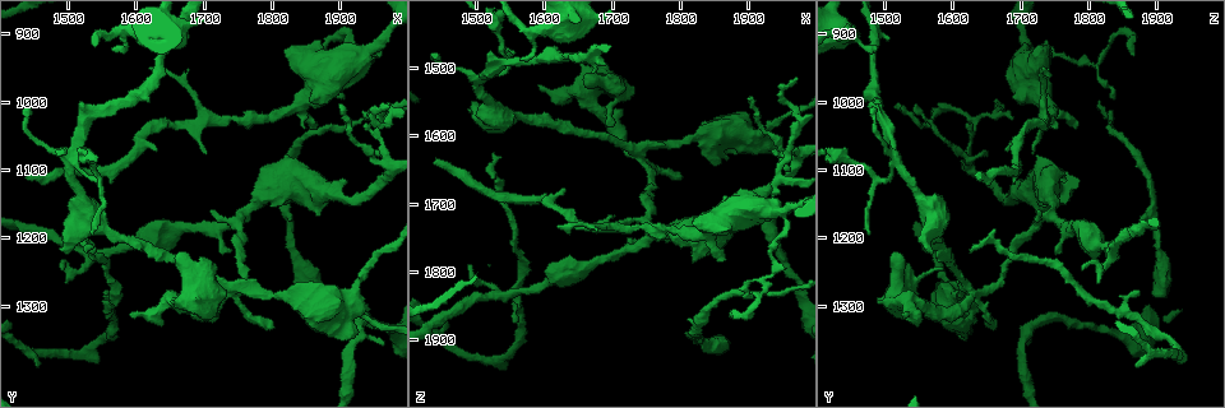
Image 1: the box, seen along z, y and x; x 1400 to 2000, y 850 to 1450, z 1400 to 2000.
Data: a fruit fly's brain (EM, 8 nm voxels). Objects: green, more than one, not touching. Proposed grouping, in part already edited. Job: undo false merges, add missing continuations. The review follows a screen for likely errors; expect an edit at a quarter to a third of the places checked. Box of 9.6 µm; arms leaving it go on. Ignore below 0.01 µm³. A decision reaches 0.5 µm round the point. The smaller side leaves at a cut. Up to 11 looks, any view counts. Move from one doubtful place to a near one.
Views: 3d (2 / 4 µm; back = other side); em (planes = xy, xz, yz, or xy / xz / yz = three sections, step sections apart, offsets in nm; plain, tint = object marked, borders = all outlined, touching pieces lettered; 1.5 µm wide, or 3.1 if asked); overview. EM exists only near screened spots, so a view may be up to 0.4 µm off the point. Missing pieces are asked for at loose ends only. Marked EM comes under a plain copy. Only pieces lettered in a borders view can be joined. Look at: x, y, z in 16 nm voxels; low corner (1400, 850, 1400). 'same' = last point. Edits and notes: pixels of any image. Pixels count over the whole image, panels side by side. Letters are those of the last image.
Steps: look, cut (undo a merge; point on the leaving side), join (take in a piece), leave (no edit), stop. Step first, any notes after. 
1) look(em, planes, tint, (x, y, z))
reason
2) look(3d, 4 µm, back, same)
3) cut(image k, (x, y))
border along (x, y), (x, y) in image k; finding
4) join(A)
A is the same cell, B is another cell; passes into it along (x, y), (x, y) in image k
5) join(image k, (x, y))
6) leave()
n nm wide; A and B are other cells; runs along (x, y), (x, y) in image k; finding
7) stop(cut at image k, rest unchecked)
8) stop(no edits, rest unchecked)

look(3d, 2 µm, back, (1440, 1105, 1635))
an open end

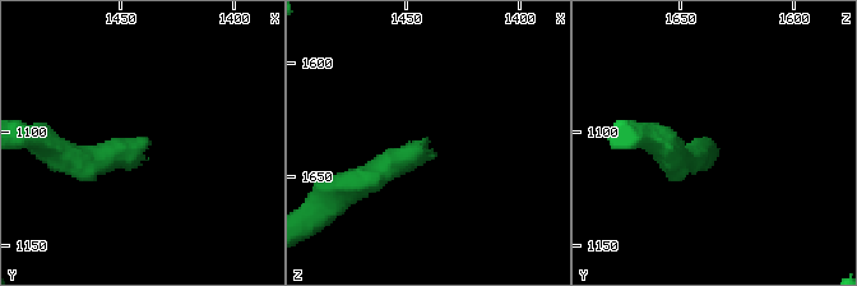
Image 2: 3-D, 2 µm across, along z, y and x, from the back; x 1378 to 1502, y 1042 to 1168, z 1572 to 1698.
look(em, yz, step 4, borders, (1437, 1103, 1639))
now the EM

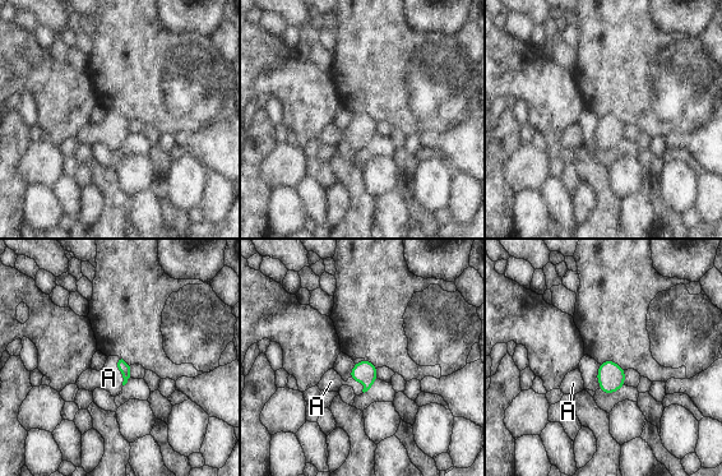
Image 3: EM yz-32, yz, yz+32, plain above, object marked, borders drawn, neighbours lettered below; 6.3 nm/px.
join(A)
A touches over 180 nm; A is the same cell; it goes on there

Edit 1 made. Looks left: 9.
look(3d, 4 µm, (1500, 1220, 1570))
an open end

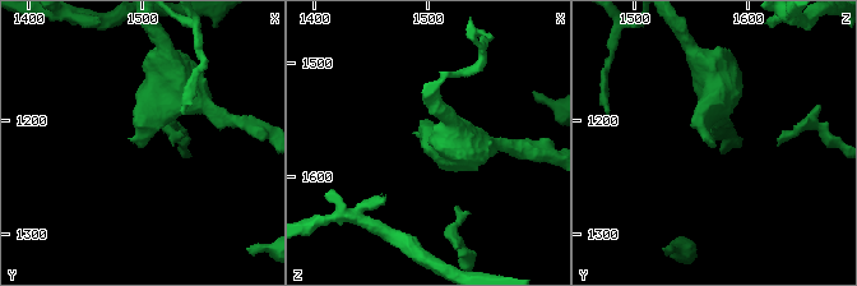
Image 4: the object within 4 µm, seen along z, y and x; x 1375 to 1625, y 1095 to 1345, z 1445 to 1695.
look(em, yz, step 8, borders, (1498, 1222, 1568))
need the tissue

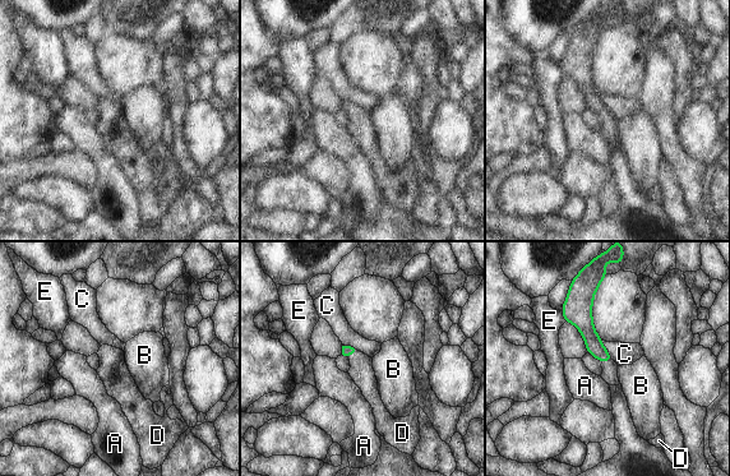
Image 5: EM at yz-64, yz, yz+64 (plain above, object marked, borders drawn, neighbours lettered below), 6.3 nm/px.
join(D)
C touches over 160 nm; D is the same cell, A, B, C and E are other cells; passes into it along (594, 343), (606, 361), (609, 374) in image 5; it goes on there

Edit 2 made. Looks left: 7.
look(overview)

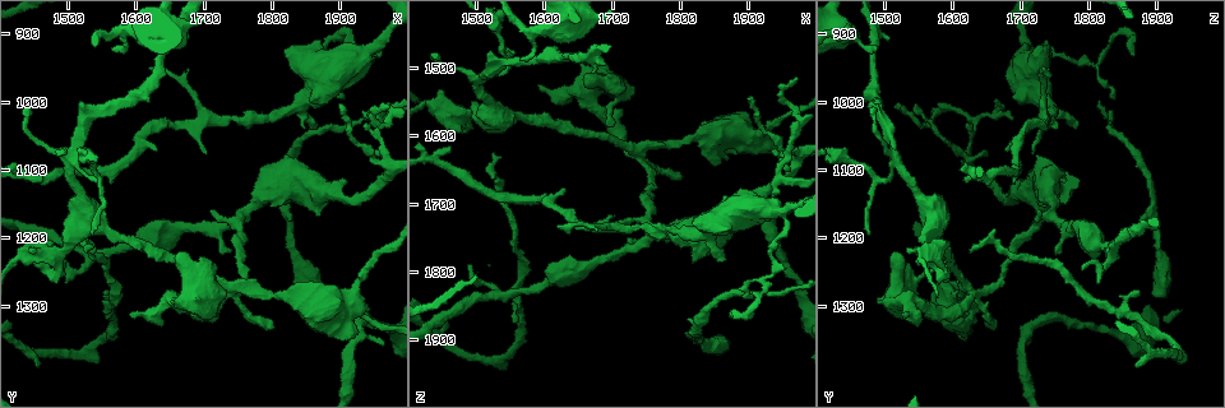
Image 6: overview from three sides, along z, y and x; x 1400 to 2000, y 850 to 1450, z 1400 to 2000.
look(em, xy, step 4, tint, (1650, 1185, 1790))
sudden change in width

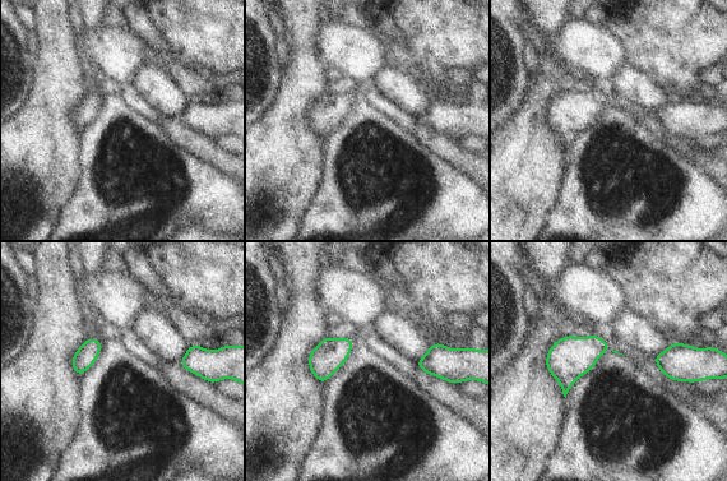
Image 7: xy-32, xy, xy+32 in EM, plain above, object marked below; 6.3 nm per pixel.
look(em, xy, step 4, borders, same)
what lies round it

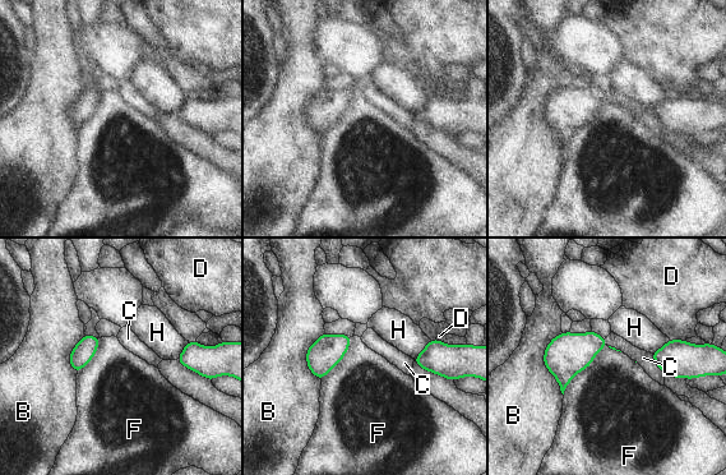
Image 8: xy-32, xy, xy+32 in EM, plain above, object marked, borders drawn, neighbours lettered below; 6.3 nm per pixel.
leave()
B, C, D, F and H are other cells; border along (620, 351), (605, 346), (563, 393) in image 8; all the same neuron

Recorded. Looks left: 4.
look(3d, 2 µm, (1740, 1280, 1625))

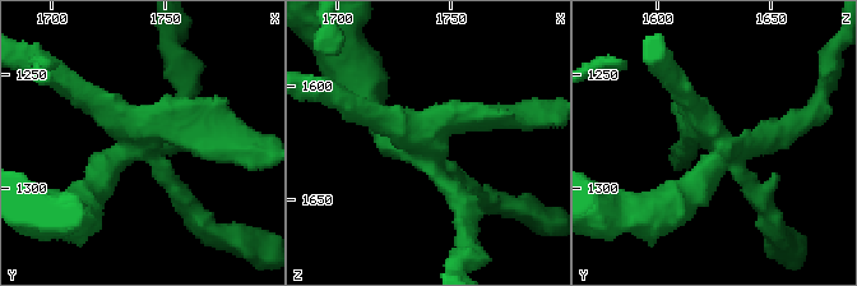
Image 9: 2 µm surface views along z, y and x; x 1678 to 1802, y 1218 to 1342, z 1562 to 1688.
look(em, planes, tint, (1742, 1279, 1628))

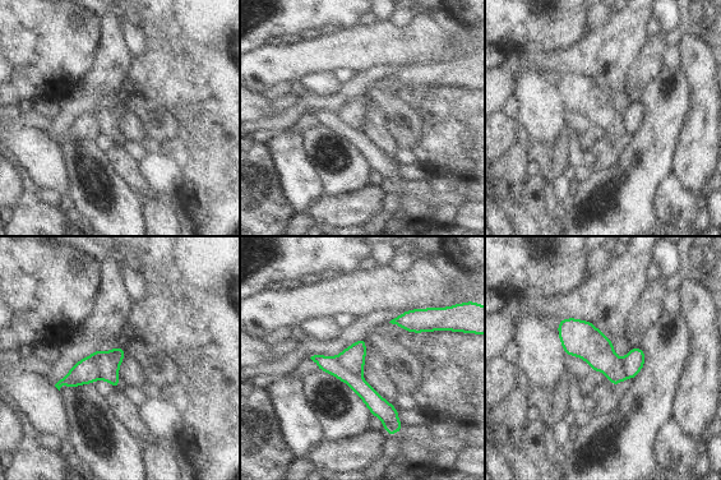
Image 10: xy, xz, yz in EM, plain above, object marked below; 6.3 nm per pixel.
look(em, planes, borders, same)
see the neighbours

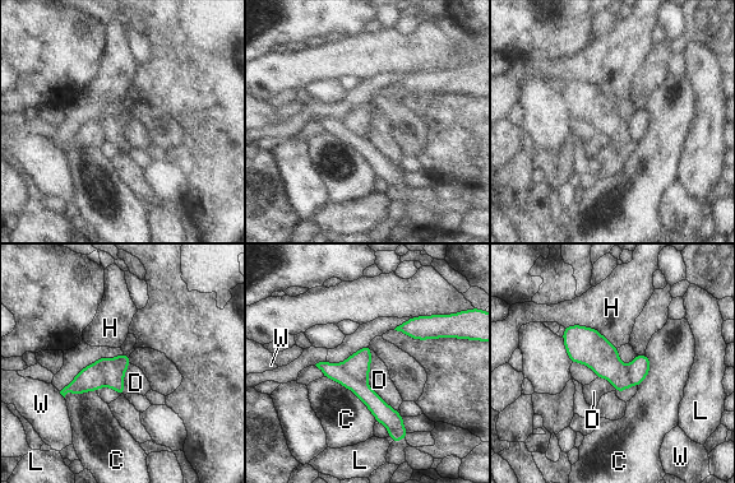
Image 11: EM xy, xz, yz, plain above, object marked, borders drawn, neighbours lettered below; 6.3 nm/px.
cut(image 11, (357, 366))
C, D, H, L and W are other cells; a second neuron is stuck on

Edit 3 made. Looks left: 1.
stop(join at image 3, join at image 5, cut at image 11, rest unchecked)

